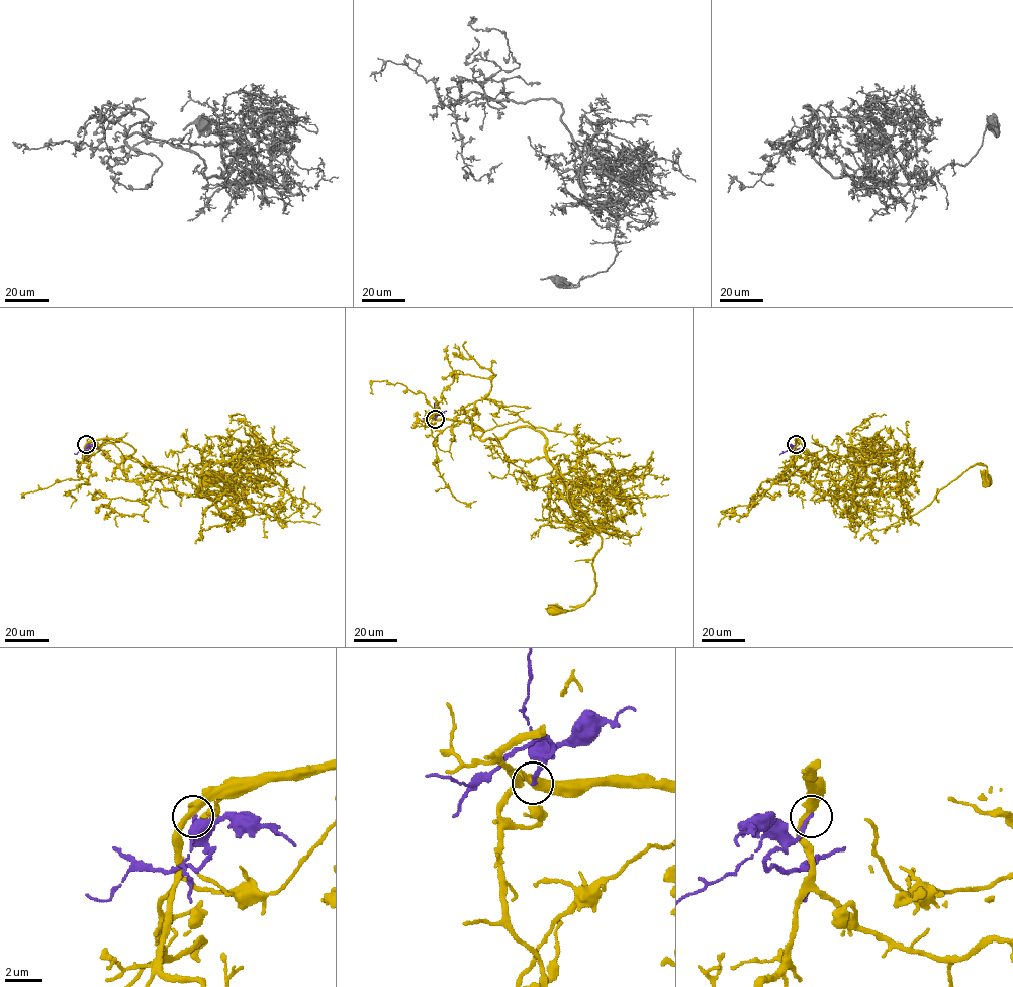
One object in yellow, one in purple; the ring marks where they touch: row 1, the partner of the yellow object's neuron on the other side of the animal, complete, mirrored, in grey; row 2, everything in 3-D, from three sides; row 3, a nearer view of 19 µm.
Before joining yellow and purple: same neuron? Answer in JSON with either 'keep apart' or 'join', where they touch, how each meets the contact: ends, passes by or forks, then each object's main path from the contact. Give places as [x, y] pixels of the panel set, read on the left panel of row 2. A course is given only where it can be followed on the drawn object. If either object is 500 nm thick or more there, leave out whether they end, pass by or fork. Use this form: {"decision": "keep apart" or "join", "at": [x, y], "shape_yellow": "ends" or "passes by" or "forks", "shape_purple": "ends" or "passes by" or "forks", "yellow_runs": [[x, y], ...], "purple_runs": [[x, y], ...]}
{"decision": "keep apart", "at": [86, 444], "shape_yellow": "passes by", "shape_purple": "ends", "yellow_runs": [[86, 444], [127, 443], [163, 486], [206, 496], [220, 516], [253, 513], [245, 467], [227, 465], [204, 479]], "purple_runs": [[86, 444], [86, 450], [74, 453]]}

